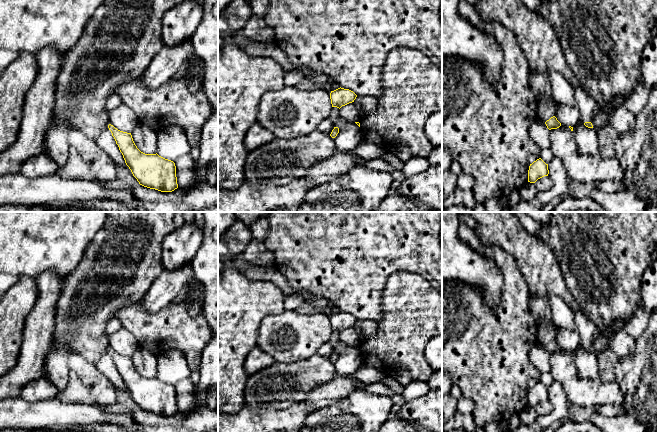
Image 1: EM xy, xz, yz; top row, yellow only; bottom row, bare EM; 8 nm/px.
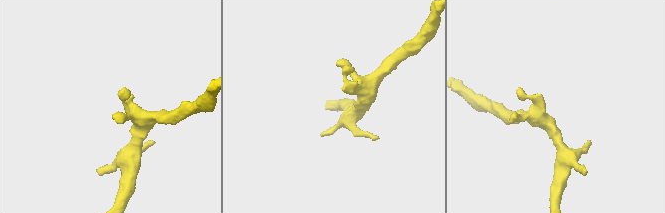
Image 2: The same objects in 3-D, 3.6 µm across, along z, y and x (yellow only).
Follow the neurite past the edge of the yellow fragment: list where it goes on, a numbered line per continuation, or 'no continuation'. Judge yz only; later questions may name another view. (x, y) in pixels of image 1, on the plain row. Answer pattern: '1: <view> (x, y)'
1: yz (586, 329)

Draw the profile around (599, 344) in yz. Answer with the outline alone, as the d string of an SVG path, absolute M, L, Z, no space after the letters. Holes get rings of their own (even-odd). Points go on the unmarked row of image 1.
M618 329L611 330L610 333L605 337L593 336L591 345L593 353L597 355L605 350L609 350L611 337L617 330Z

